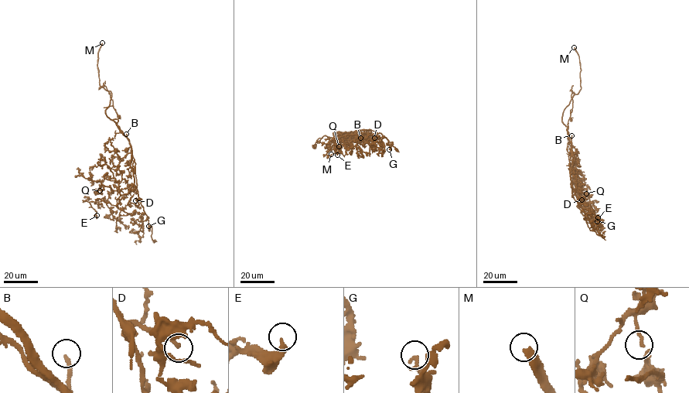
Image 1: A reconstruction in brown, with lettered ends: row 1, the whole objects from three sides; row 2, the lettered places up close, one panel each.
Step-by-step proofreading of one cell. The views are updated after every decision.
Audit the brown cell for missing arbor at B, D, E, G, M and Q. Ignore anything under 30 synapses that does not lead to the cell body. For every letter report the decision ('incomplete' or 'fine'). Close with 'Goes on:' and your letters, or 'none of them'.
B: incomplete
D: incomplete
E: fine
G: fine
M: incomplete
Q: fine
Goes on: B, D, M

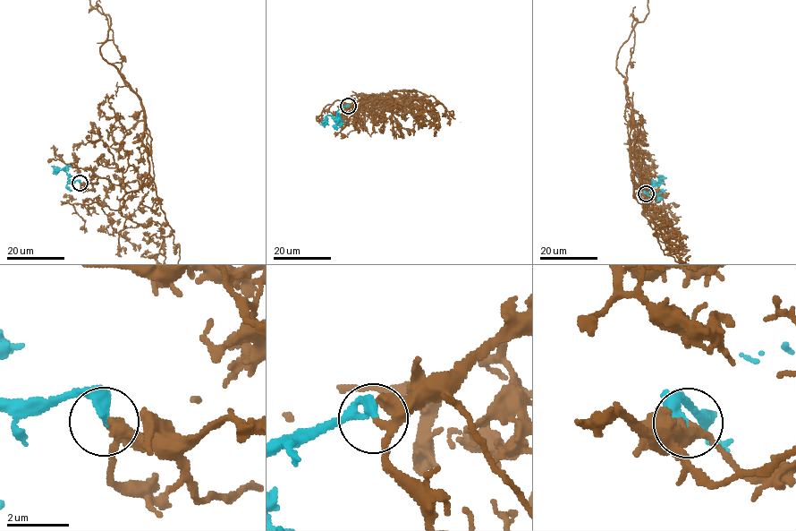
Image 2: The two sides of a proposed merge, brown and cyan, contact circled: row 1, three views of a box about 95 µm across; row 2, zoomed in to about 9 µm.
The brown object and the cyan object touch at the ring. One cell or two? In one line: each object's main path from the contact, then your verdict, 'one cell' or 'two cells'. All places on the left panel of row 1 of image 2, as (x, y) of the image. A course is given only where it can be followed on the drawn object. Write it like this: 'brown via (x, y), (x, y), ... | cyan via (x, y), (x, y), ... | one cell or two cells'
brown via (80, 183), (106, 177), (136, 192), (148, 168), (141, 99), (100, 51), (110, 17), (89, 3) | cyan via (80, 183), (70, 181), (66, 172), (51, 166) | one cell

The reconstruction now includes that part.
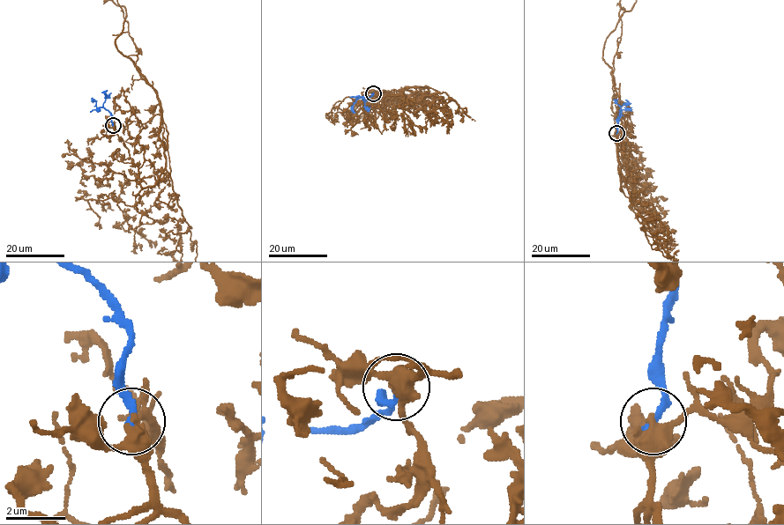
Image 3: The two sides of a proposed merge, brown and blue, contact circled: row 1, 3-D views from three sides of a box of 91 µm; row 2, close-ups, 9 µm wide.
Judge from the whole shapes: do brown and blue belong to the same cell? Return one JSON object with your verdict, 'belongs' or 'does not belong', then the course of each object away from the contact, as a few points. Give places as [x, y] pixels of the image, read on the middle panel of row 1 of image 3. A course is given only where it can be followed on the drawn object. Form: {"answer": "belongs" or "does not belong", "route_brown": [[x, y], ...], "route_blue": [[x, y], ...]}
{"answer": "belongs", "route_brown": [[373, 93], [429, 88], [417, 97], [370, 91], [379, 115], [353, 136], [358, 129]], "route_blue": [[373, 93], [358, 97], [354, 103], [354, 113]]}

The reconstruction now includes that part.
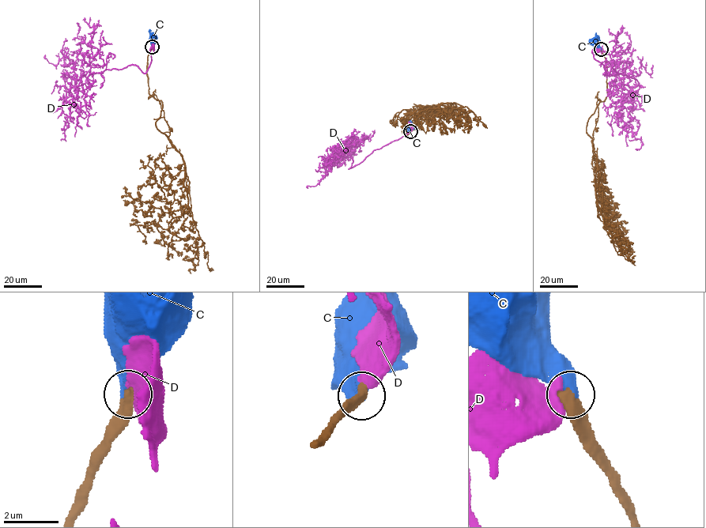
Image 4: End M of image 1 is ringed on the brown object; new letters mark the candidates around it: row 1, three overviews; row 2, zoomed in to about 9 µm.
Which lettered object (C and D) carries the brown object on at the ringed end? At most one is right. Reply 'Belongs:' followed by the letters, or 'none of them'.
Belongs: C

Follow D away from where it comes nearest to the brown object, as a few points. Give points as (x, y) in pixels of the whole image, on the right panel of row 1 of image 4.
D: (600, 49), (607, 75), (638, 83), (623, 99), (621, 78), (652, 65)

